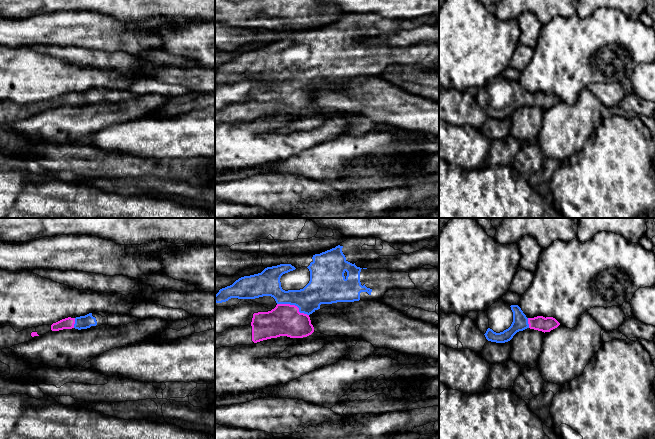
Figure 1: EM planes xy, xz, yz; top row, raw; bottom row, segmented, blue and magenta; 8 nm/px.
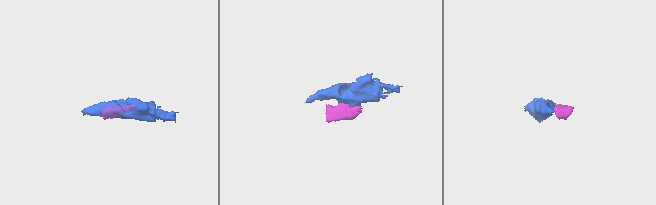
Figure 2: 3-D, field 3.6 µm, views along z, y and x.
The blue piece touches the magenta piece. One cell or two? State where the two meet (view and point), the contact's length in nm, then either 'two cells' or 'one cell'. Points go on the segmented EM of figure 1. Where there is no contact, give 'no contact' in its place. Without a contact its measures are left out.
meets blue in xz at (294, 304); contact 280 nm long; one cell

